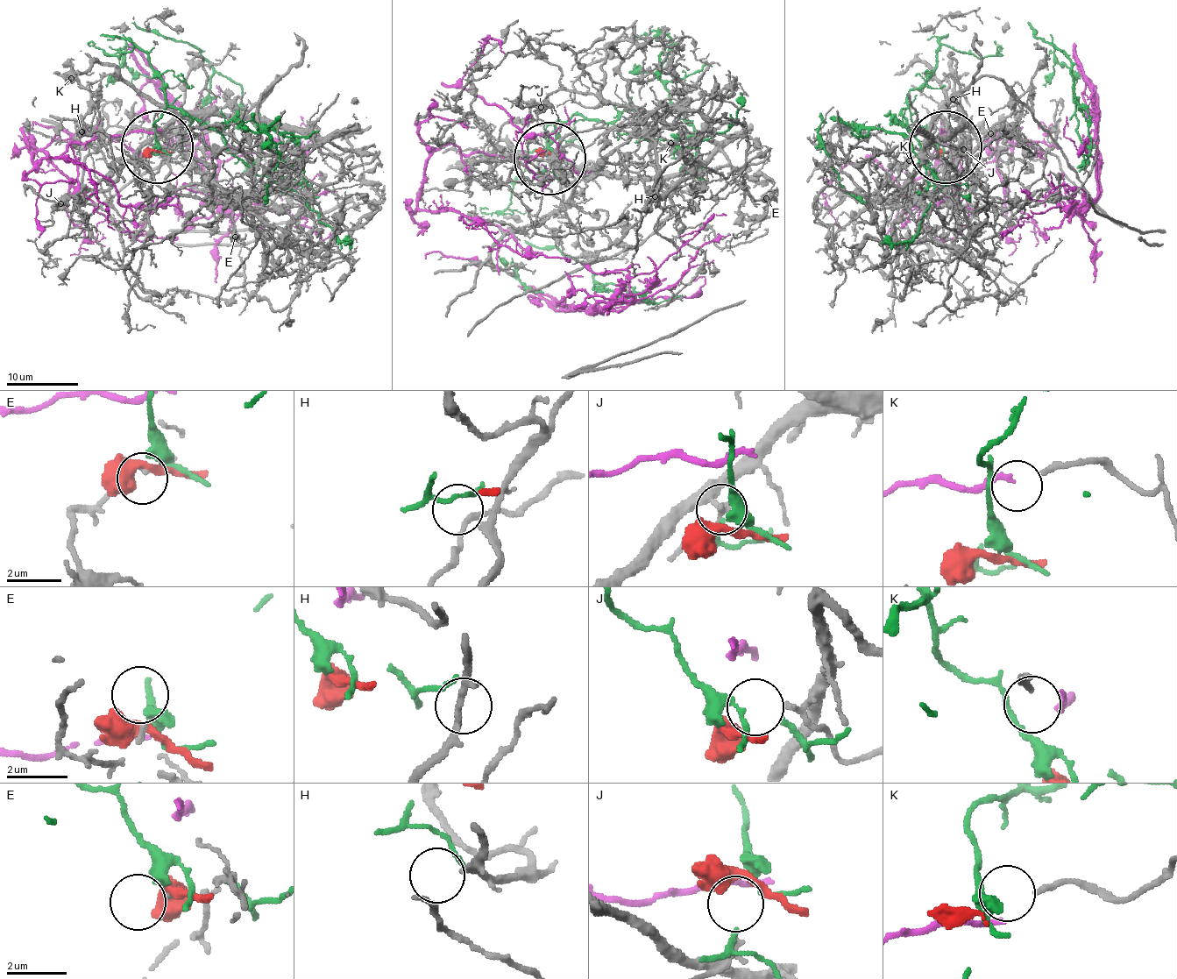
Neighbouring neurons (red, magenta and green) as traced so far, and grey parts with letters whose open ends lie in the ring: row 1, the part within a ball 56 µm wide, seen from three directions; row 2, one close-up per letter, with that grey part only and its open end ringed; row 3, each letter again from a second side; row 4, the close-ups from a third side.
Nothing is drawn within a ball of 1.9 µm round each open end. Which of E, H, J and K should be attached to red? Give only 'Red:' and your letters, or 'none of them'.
Red: none of them

